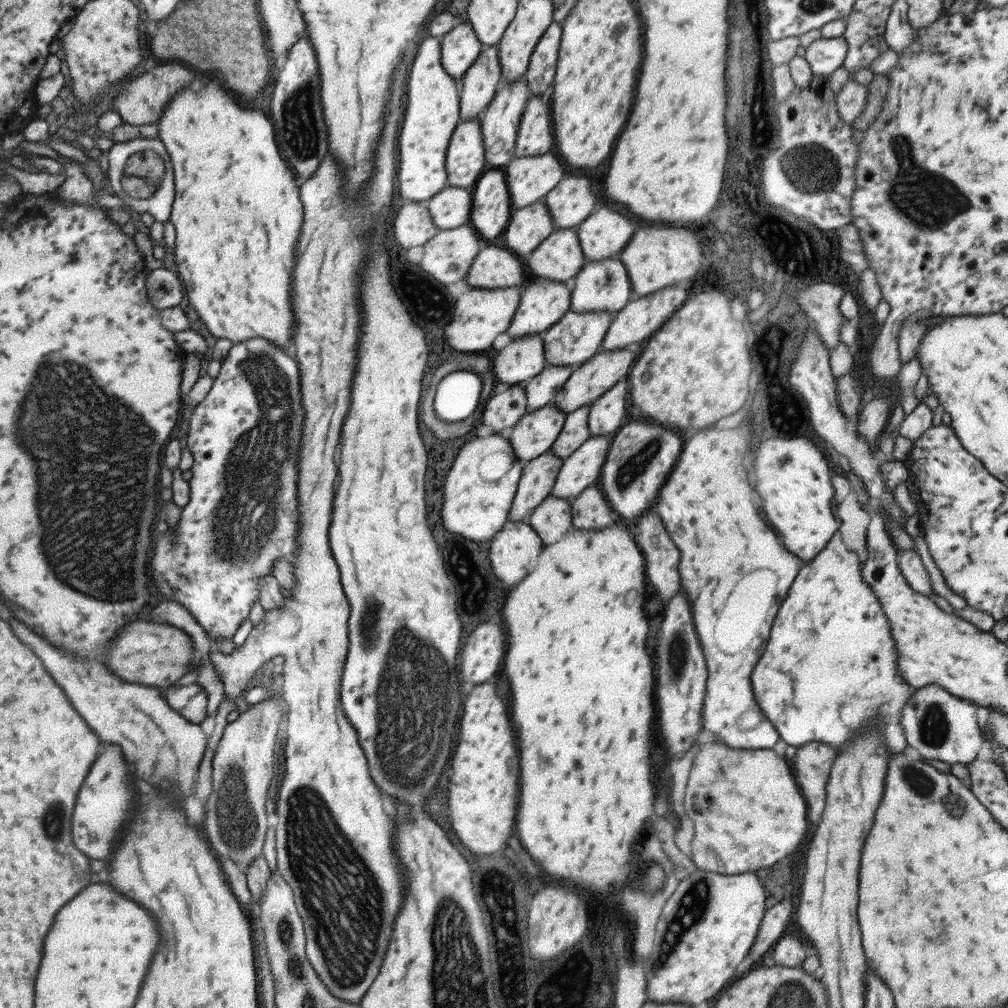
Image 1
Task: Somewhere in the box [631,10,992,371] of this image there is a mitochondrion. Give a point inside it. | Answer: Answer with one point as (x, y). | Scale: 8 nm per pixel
(928, 201)

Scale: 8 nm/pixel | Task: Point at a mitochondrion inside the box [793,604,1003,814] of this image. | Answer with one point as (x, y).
(933, 728)

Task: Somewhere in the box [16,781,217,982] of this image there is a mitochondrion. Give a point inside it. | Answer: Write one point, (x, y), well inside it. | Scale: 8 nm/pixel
(54, 821)

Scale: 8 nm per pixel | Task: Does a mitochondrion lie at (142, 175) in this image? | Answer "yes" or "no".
yes

